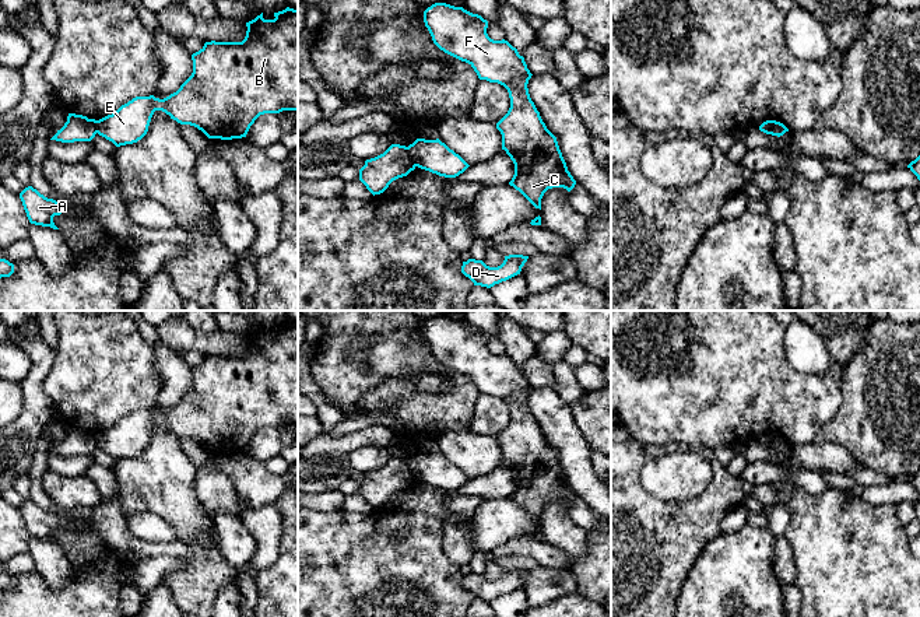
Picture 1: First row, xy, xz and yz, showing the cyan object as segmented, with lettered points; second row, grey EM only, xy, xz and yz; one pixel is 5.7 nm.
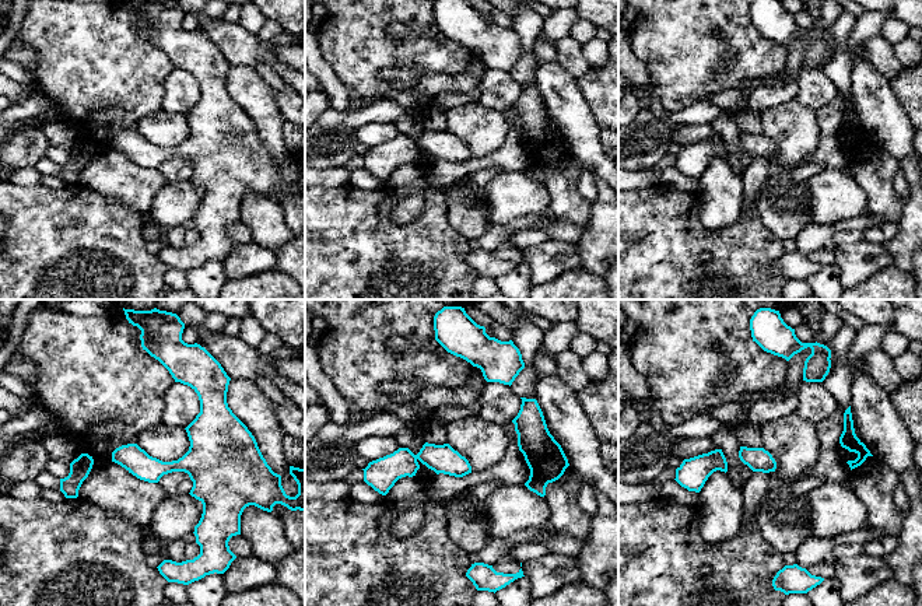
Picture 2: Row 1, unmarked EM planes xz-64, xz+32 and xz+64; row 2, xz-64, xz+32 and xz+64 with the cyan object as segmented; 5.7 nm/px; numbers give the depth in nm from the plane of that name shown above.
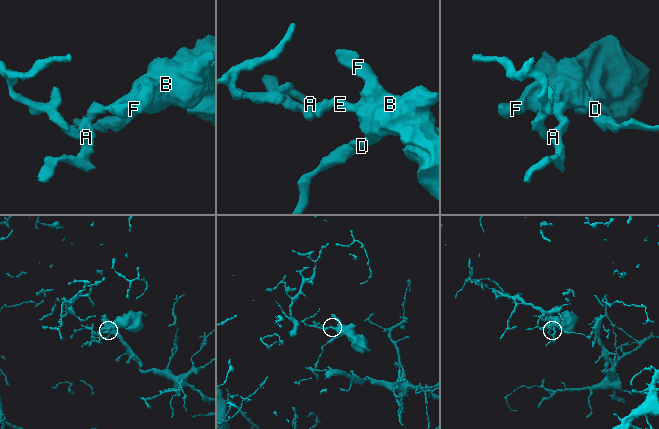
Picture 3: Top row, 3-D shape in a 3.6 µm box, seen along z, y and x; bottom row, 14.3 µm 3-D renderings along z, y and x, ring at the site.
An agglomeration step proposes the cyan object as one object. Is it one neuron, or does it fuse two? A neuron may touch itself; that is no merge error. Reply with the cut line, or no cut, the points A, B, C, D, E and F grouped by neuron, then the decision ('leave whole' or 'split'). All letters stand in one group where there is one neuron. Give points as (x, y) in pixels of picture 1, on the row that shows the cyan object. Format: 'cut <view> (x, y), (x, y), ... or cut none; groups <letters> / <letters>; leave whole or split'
cut xz (406, 147), (410, 158), (417, 165); groups A / B C D E F; split

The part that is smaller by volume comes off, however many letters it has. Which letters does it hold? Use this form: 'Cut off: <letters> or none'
Cut off: B, C, D, E, F

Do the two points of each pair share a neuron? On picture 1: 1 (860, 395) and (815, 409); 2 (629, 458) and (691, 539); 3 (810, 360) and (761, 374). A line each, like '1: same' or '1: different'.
1: different
2: same
3: different

